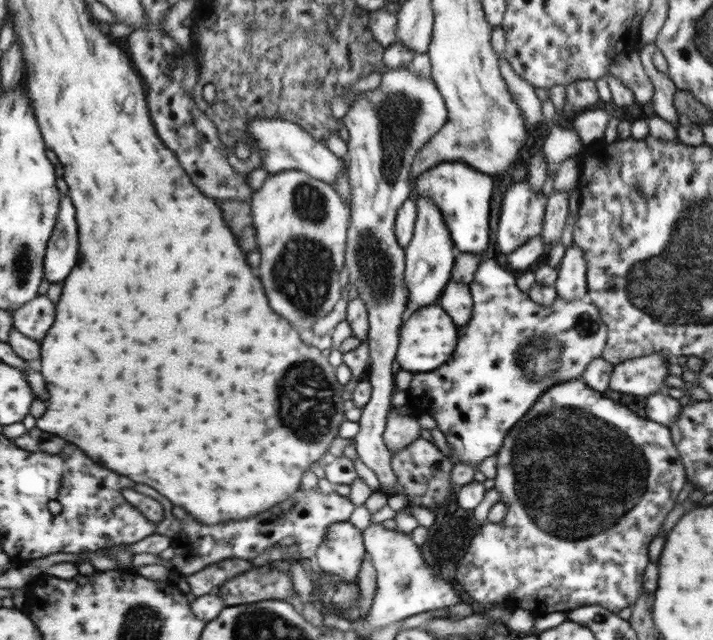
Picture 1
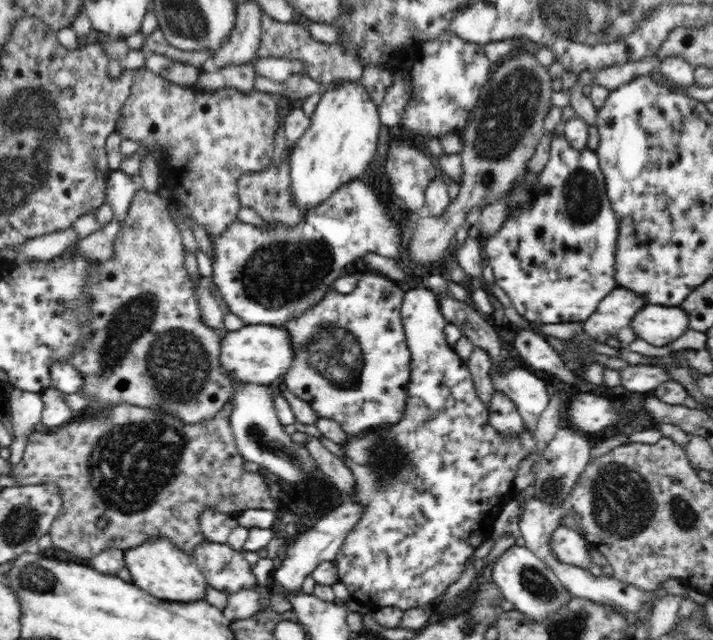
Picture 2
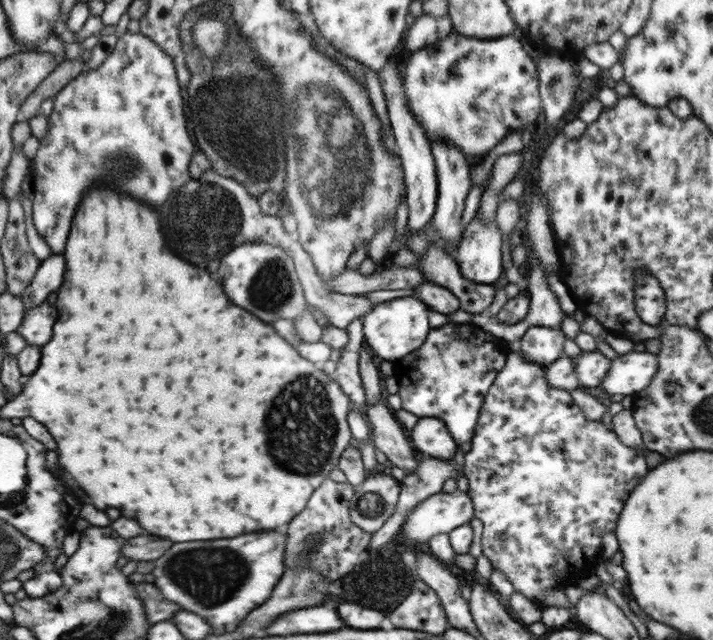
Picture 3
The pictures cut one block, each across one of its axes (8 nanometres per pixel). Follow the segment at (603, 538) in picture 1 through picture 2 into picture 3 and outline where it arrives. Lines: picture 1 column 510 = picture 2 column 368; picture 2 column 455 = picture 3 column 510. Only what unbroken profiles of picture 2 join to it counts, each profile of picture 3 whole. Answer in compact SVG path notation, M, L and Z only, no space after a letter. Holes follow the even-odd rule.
M512 350L508 353L508 364L504 366L502 372L499 374L499 377L496 379L496 386L492 386L492 394L488 394L488 402L484 403L484 414L480 414L480 430L476 430L476 438L472 437L472 447L464 456L464 470L462 475L468 478L469 489L467 495L472 499L473 502L473 514L475 518L478 518L482 523L484 523L484 532L482 536L482 551L483 555L490 560L490 564L492 565L492 569L499 570L512 585L514 585L515 592L518 594L522 594L522 596L526 597L532 604L540 607L542 610L546 607L544 604L544 596L546 594L550 594L552 590L564 590L569 586L579 586L580 580L582 578L588 578L590 574L593 574L594 564L598 562L598 560L604 560L600 558L600 552L602 552L602 536L606 536L608 532L615 532L616 526L619 523L619 519L622 517L622 511L626 508L626 502L630 500L631 493L634 492L636 486L642 482L642 478L648 474L648 462L646 462L646 448L643 446L628 448L626 444L622 444L620 440L618 440L618 436L614 434L614 429L606 428L602 421L592 421L586 419L586 415L582 412L582 409L575 404L572 394L570 391L557 389L548 383L548 379L546 379L547 367L542 364L536 364L530 362L526 359L526 355L520 353L520 351Z

